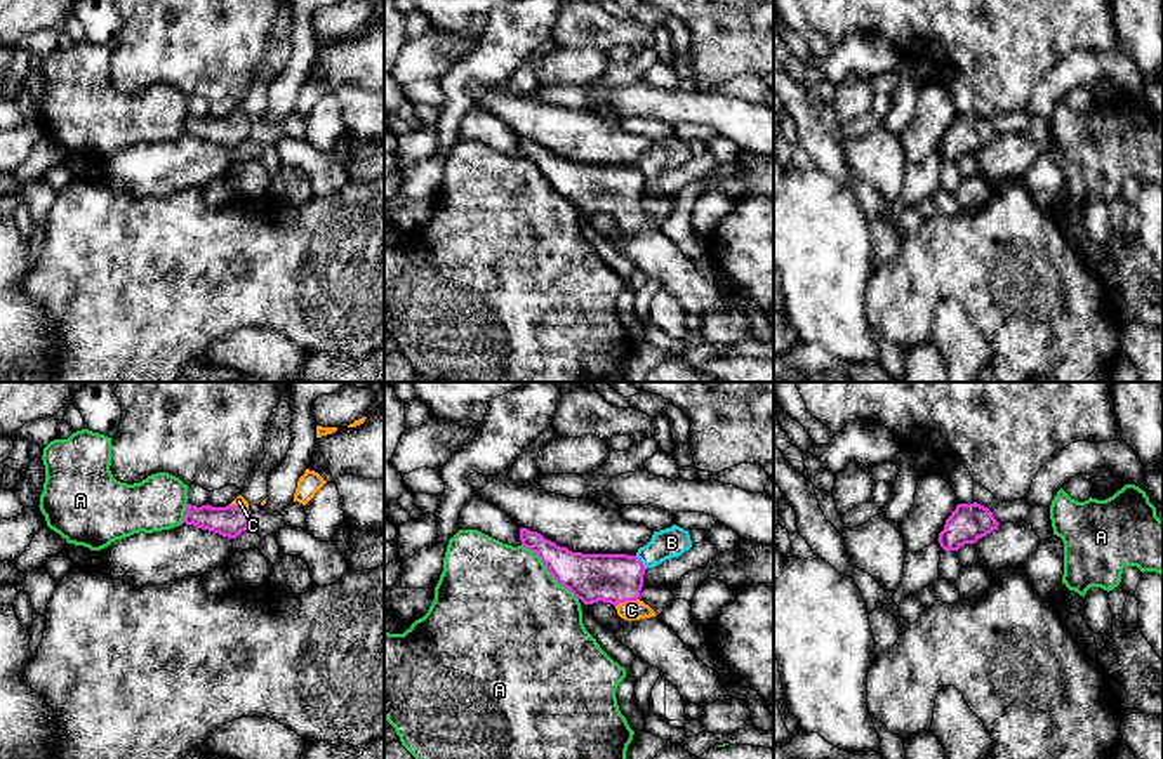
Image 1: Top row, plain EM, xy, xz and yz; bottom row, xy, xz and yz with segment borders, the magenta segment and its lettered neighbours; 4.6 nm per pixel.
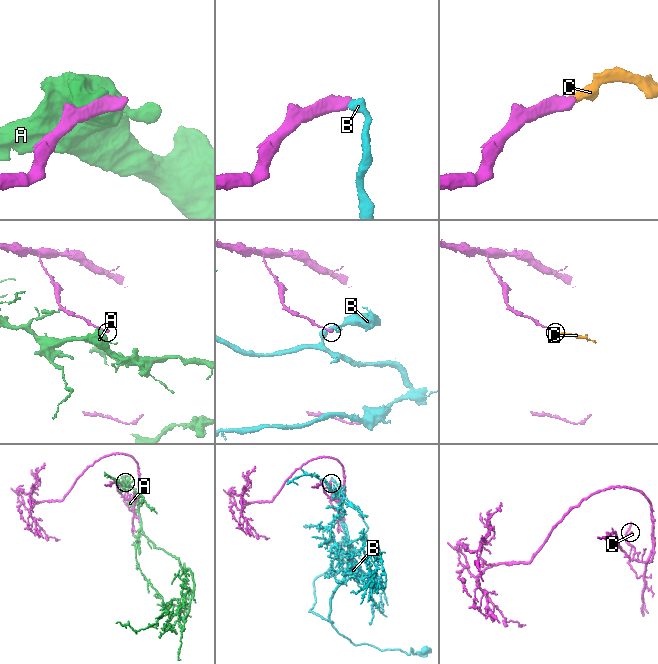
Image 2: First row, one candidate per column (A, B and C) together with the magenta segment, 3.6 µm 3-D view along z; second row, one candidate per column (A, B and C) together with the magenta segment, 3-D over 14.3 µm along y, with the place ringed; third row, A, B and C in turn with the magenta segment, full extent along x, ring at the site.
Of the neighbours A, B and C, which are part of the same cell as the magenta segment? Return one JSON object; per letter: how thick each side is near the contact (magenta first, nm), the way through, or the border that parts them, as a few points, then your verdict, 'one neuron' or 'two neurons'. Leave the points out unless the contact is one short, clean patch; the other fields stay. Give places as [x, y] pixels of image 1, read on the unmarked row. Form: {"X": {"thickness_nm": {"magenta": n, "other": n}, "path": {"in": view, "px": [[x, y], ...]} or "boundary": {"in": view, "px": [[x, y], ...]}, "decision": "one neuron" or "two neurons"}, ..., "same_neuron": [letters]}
{"A": {"thickness_nm": {"magenta": 220, "other": 500}, "decision": "two neurons"}, "B": {"thickness_nm": {"magenta": 220, "other": 140}, "boundary": {"in": "xz", "px": [[635, 167], [645, 179]]}, "decision": "two neurons"}, "C": {"thickness_nm": {"magenta": 220, "other": 100}, "path": {"in": "xz", "px": [[614, 190], [626, 211], [631, 221]]}, "decision": "one neuron"}, "same_neuron": ["C"]}

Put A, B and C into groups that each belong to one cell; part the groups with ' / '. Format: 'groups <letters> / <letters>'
groups A / B / C

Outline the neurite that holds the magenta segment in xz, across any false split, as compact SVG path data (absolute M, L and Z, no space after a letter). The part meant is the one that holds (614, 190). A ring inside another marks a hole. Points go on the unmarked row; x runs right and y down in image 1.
M520 139L520 151L541 168L551 188L584 215L610 214L624 231L657 226L638 210L647 179L636 167L572 163L527 139Z

